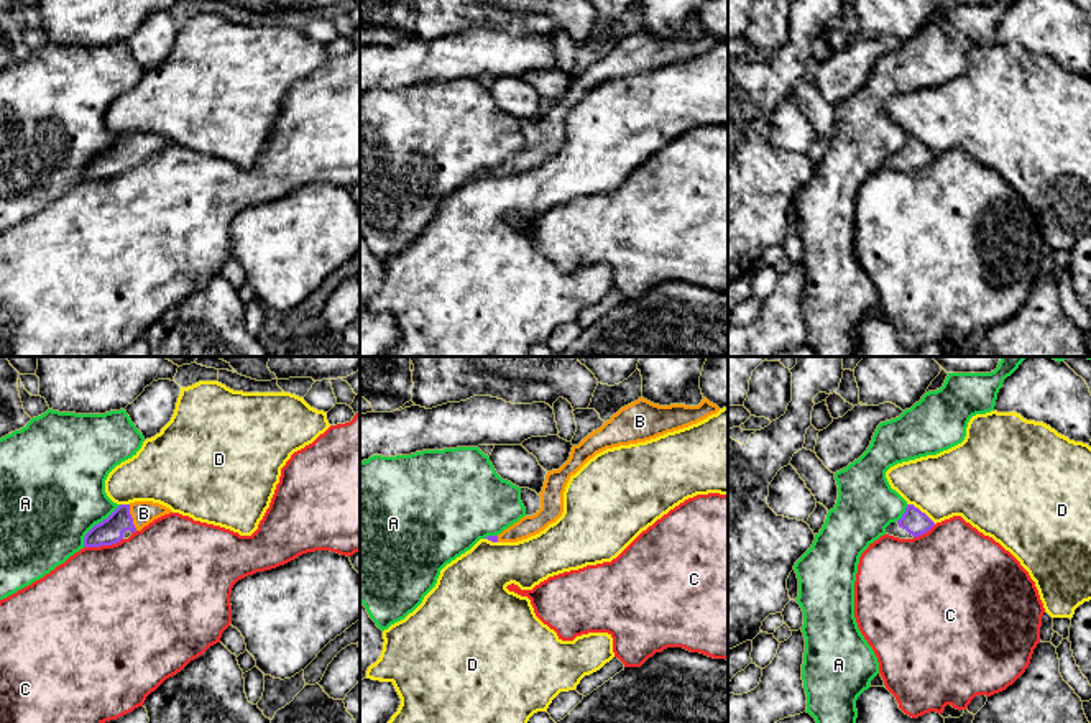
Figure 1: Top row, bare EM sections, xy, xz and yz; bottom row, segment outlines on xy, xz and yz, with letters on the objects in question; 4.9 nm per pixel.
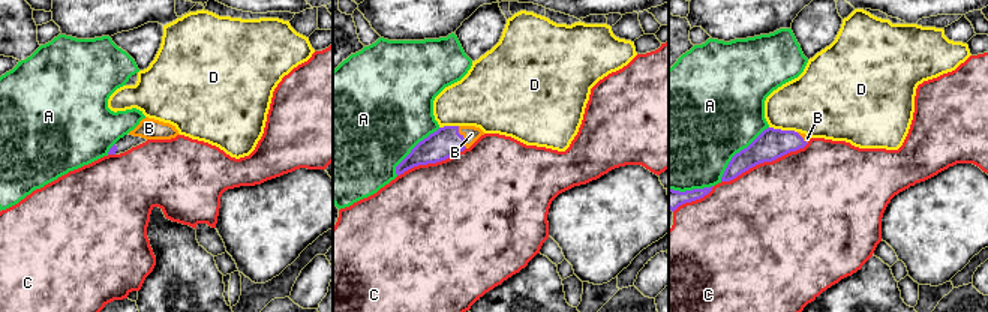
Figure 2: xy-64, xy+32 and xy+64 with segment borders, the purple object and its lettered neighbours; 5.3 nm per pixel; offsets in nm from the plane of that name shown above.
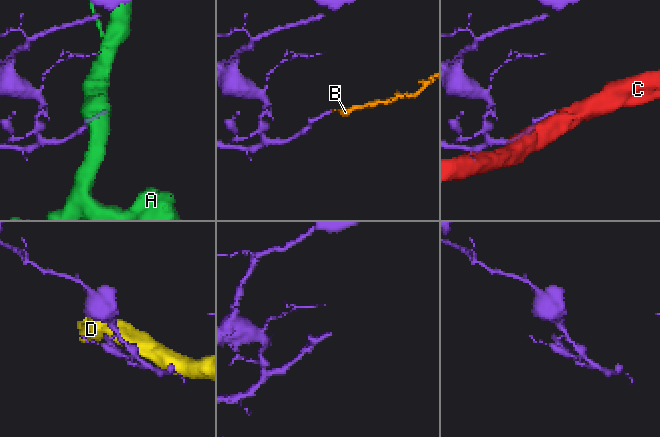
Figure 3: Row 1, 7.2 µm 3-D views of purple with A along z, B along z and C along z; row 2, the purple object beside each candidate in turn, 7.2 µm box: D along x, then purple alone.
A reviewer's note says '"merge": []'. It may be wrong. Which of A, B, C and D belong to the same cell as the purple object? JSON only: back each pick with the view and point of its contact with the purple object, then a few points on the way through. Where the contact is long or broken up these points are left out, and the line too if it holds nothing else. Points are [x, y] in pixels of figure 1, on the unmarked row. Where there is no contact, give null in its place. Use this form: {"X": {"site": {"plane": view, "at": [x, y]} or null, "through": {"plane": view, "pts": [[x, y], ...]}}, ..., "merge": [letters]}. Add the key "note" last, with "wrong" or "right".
{"B": {"site": {"plane": "xy", "at": [132, 150]}, "through": {"plane": "xy", "pts": [[110, 163], [124, 150], [132, 150], [143, 145]]}}, "merge": ["B"], "note": "wrong"}

